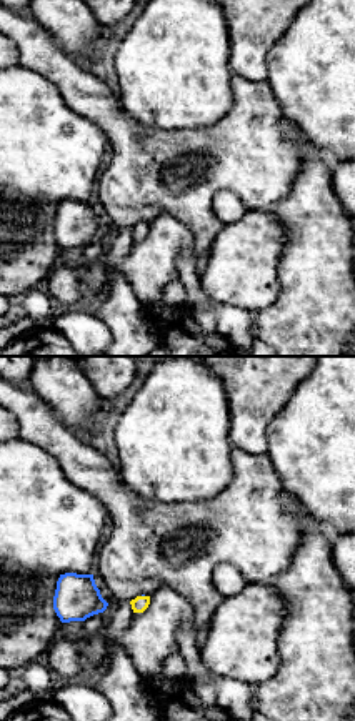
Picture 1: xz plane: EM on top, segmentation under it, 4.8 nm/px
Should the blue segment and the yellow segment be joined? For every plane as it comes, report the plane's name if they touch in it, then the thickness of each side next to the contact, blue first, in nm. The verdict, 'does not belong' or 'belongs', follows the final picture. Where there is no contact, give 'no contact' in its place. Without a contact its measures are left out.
no contact

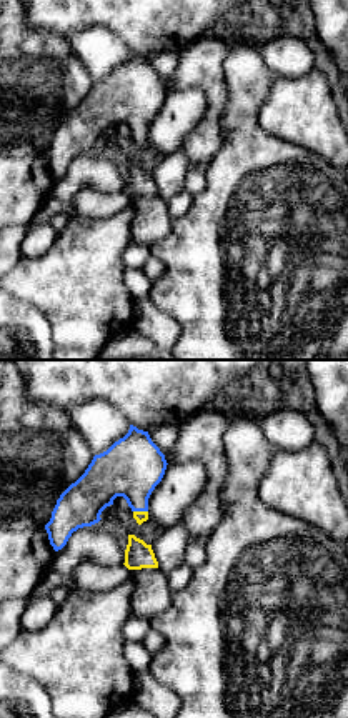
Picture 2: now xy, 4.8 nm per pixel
xy | 300/60 nm

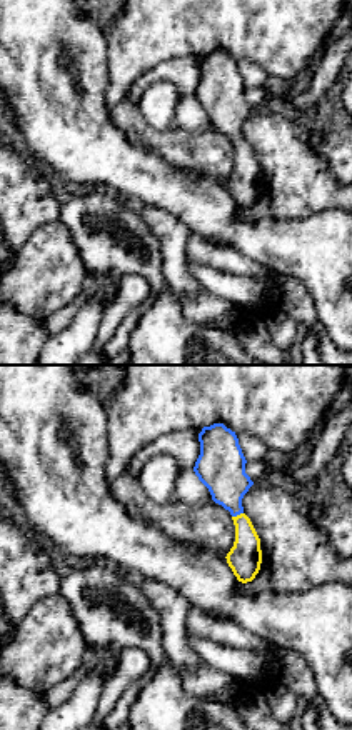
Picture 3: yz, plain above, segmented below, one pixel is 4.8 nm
yz | 240/160 nm

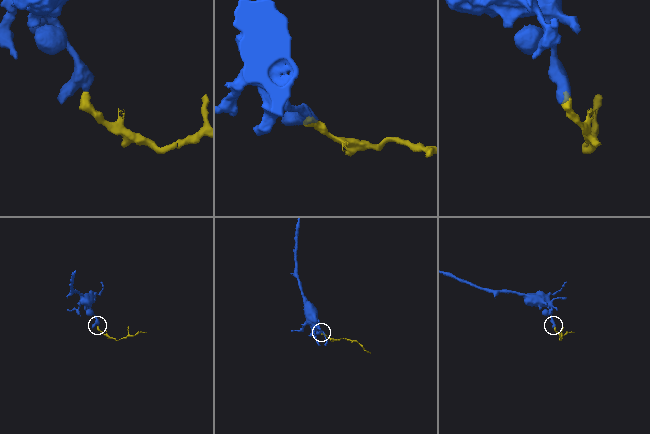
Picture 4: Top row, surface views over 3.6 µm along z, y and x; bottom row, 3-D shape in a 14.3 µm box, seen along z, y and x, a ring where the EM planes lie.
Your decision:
belongs

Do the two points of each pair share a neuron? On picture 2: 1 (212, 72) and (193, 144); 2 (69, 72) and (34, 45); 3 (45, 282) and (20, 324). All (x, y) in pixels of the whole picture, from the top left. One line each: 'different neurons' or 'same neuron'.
1: same neuron
2: same neuron
3: different neurons

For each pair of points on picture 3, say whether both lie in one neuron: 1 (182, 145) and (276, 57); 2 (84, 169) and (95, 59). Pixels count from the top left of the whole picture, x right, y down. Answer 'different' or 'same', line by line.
1: different
2: same

